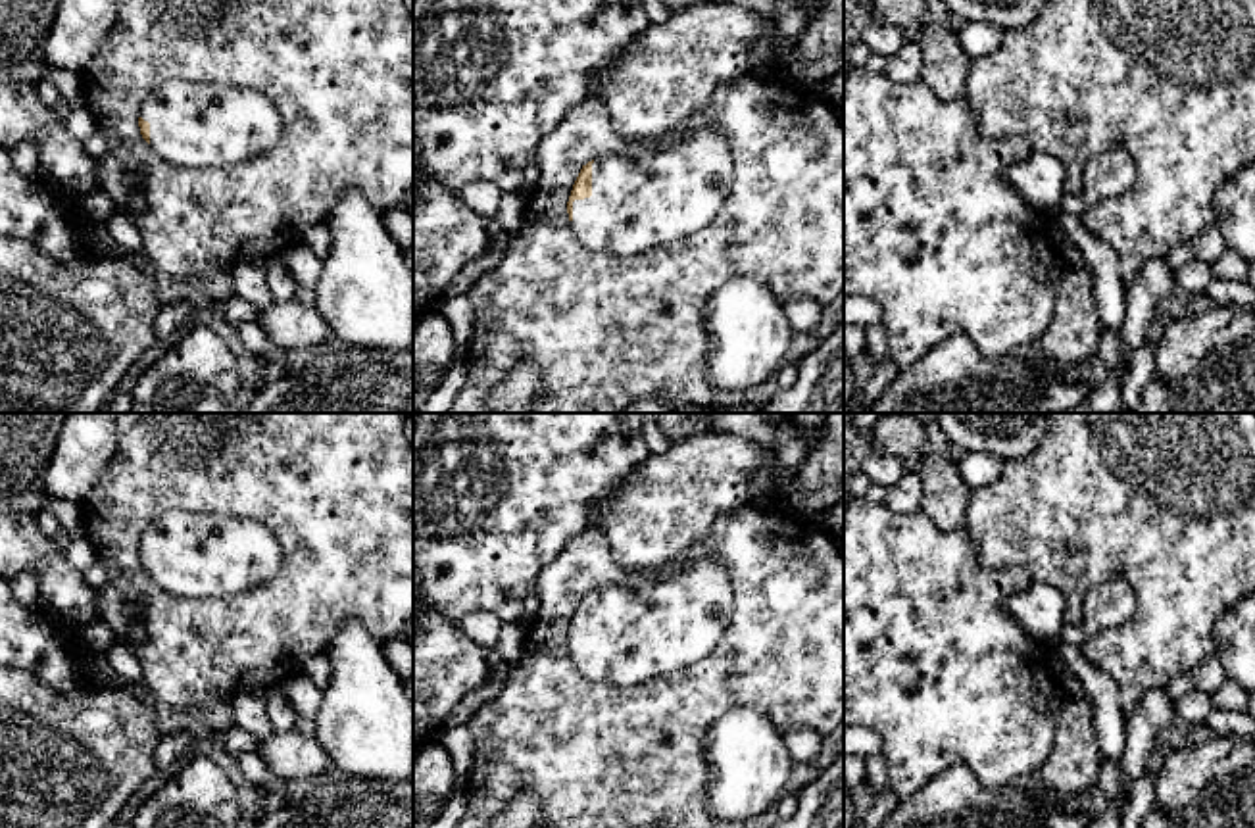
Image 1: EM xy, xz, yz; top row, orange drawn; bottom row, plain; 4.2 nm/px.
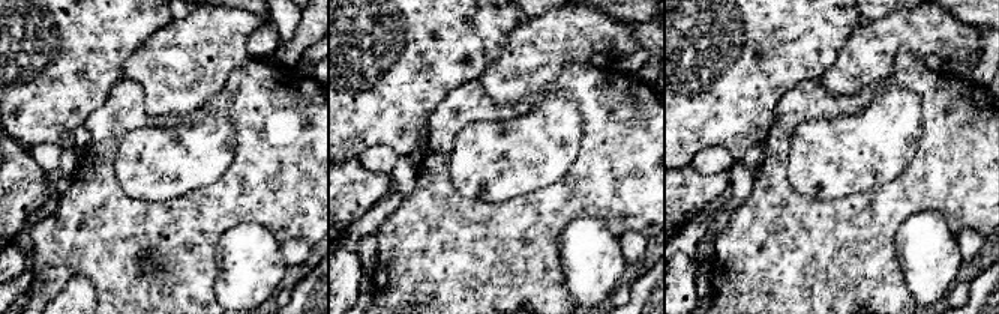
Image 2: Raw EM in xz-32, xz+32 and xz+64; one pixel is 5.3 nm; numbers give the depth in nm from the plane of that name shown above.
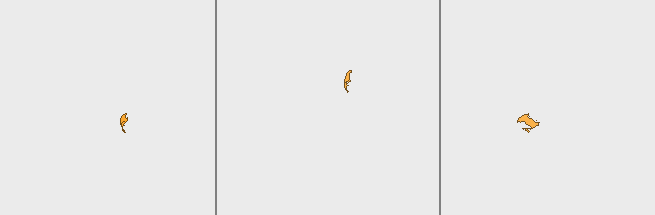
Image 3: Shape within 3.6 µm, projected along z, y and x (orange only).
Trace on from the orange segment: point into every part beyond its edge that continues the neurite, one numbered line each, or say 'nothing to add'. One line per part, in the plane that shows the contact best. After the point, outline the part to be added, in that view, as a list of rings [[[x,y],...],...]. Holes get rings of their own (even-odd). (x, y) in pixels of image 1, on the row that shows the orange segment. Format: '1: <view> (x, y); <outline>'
1: xz (640, 200); [[[694,127],[671,148],[594,159],[592,196],[573,202],[571,229],[588,250],[634,256],[705,229],[730,186],[726,136]]]

